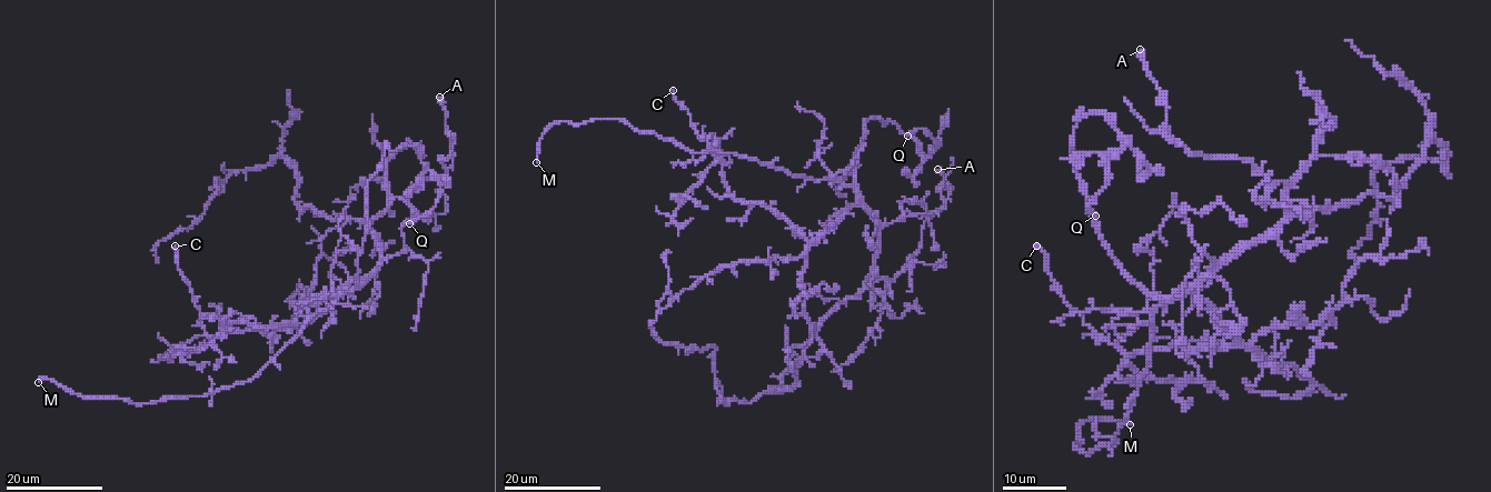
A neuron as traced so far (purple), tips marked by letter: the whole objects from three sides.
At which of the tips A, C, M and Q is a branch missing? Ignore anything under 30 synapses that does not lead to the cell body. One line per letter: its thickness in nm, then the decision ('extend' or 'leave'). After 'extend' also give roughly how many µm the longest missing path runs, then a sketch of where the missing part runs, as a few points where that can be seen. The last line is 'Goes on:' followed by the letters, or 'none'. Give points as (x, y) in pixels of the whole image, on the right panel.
A: 500 nm thick; leave
C: 160 nm thick; leave
M: 280 nm thick; extend; about 20 µm are missing; missing branch runs (1130, 424), (1194, 454), (1233, 463)
Q: 360 nm thick; leave
Goes on: M

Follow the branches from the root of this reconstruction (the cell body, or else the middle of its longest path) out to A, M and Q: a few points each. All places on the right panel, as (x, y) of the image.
A: (1230, 255), (1286, 213), (1286, 184), (1241, 158), (1193, 154), (1173, 142), (1140, 49)
M: (1230, 255), (1154, 310), (1147, 369), (1117, 442), (1089, 453), (1074, 445), (1084, 421), (1130, 424)
Q: (1230, 255), (1169, 297), (1139, 285), (1089, 213), (1081, 111), (1127, 143), (1106, 157), (1095, 216)

